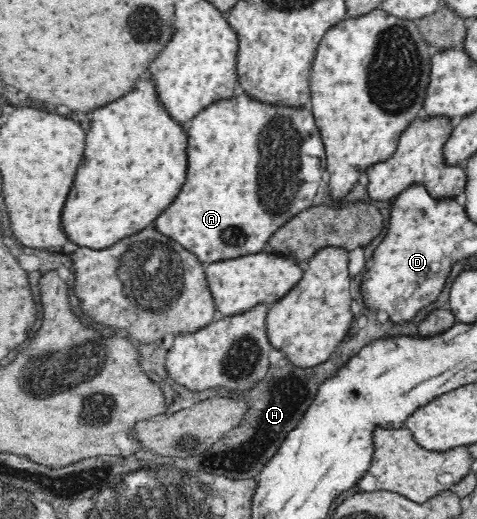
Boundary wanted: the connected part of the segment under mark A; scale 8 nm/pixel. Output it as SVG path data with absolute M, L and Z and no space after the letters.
M245 92L240 95L226 96L224 100L220 97L218 100L211 101L189 122L188 160L190 160L190 168L188 168L188 180L186 180L182 192L176 196L176 200L166 208L166 212L162 212L162 216L156 218L156 228L162 234L166 234L166 236L174 238L176 242L180 242L182 246L190 248L190 252L196 254L204 263L266 249L270 236L276 232L277 228L280 228L286 220L290 220L290 216L294 216L296 212L300 212L300 210L308 208L310 204L314 204L314 194L320 186L322 173L327 168L327 156L322 137L321 135L318 136L319 128L317 124L314 124L310 108L294 108L294 106L288 106L288 104L258 100L257 97L250 96L249 93Z

